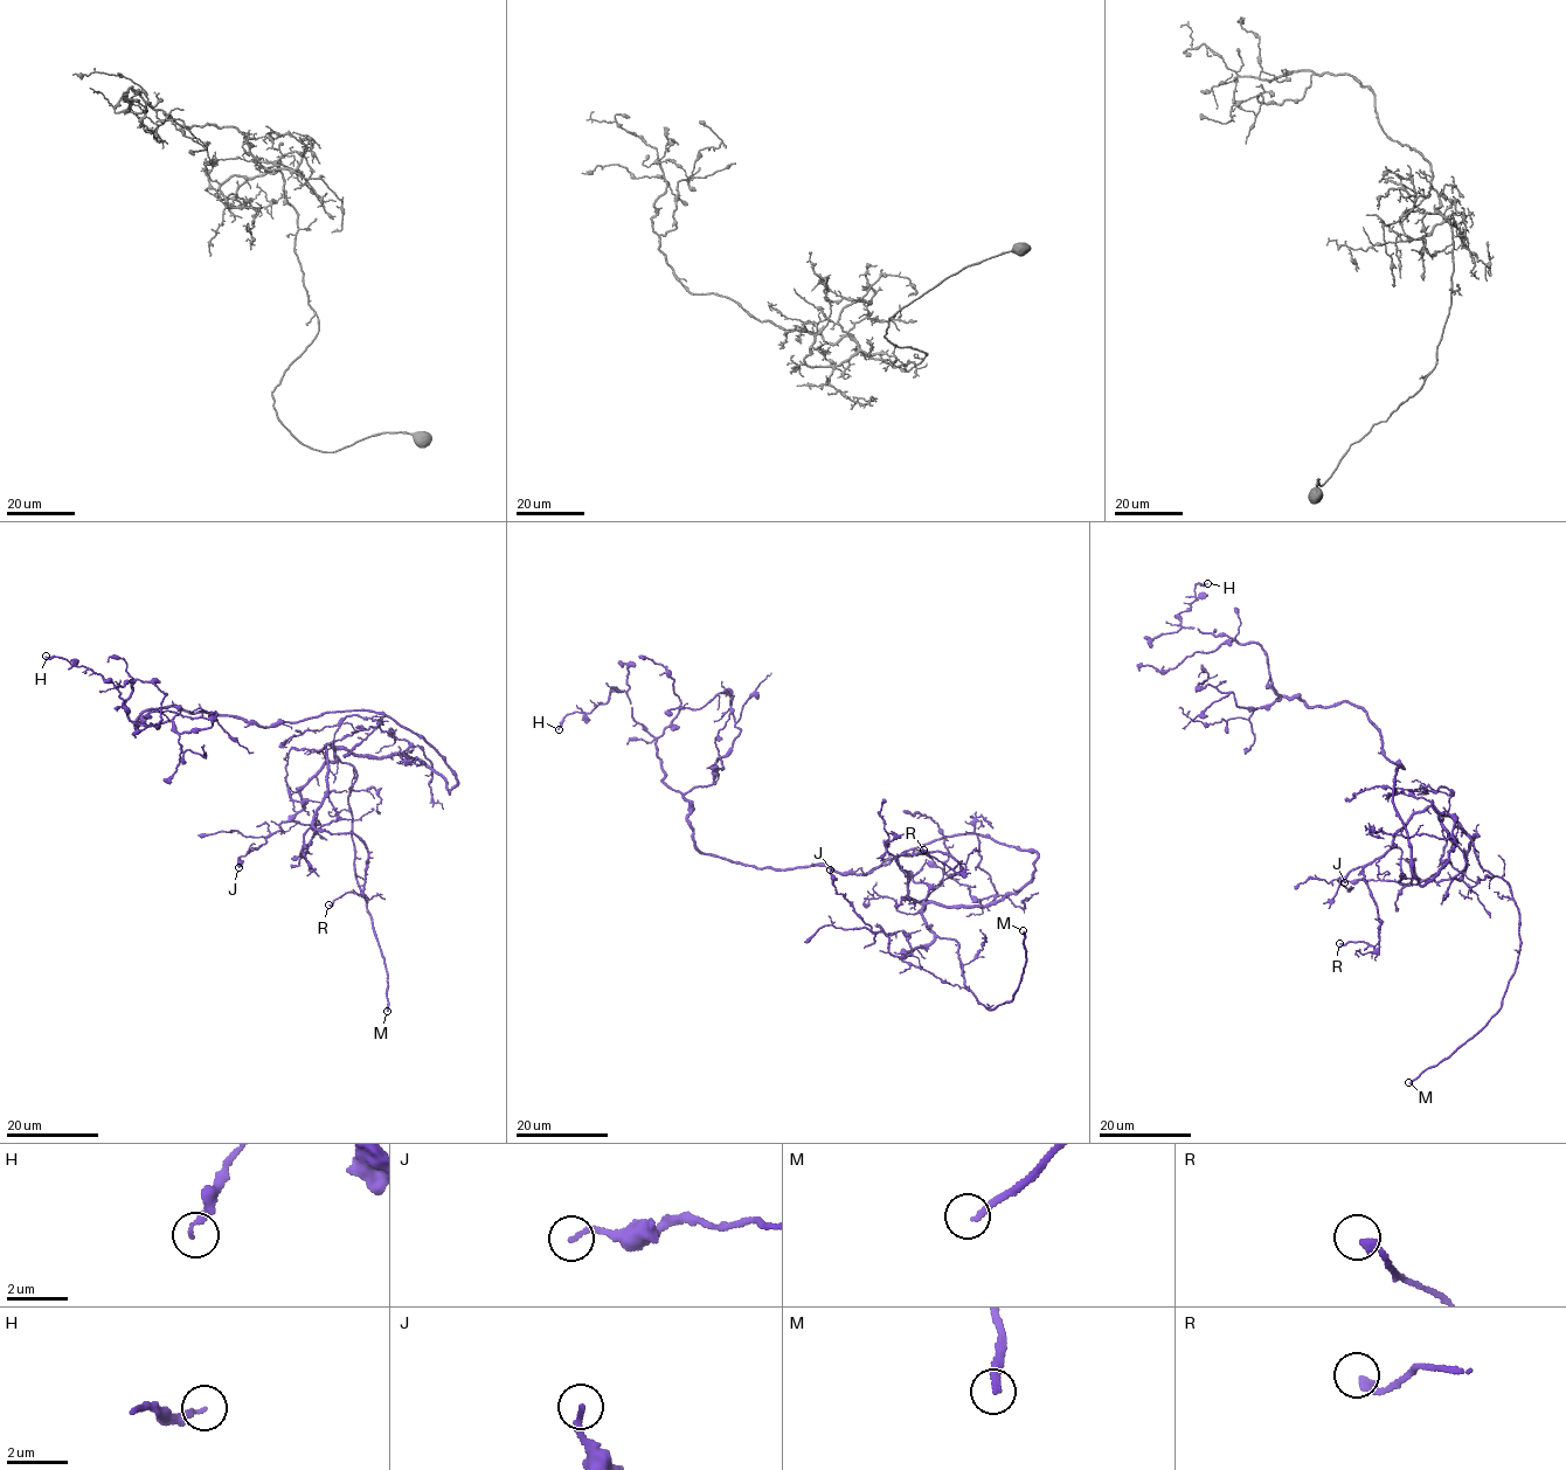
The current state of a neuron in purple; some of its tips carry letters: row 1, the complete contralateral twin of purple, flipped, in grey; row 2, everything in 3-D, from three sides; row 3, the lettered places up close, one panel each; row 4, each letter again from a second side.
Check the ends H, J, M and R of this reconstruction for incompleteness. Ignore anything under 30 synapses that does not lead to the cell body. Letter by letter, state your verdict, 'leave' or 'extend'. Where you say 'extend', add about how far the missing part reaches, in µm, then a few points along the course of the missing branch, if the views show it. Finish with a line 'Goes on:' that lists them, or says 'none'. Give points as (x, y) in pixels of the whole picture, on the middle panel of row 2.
H: leave
J: leave
M: extend; missing 70 µm; course (1023, 930), (1019, 910), (1006, 898), (1007, 886), (1003, 881), (1046, 839)
R: leave
Goes on: M

